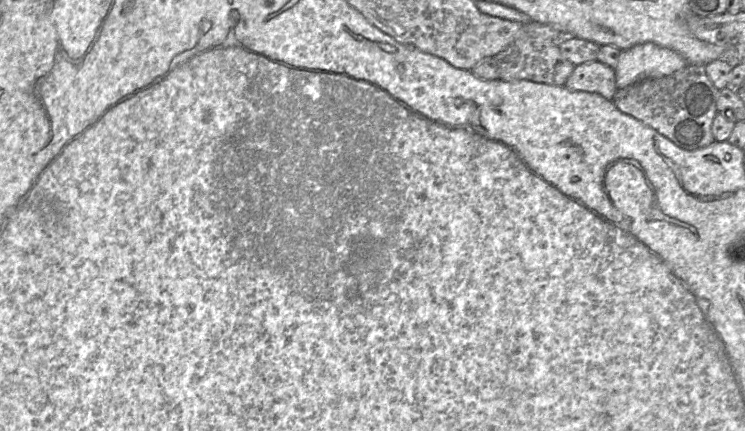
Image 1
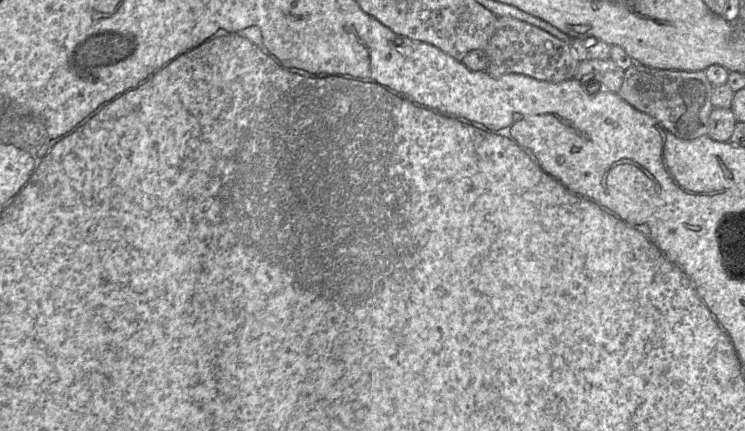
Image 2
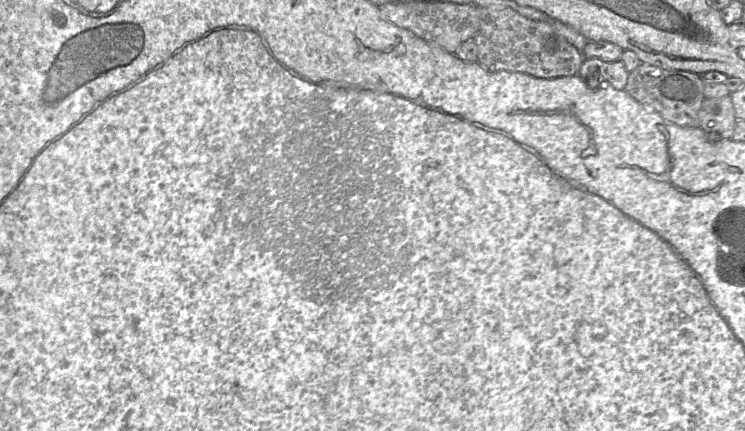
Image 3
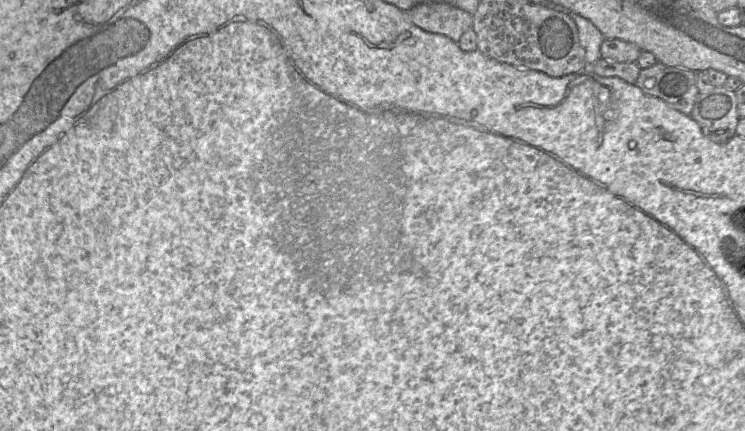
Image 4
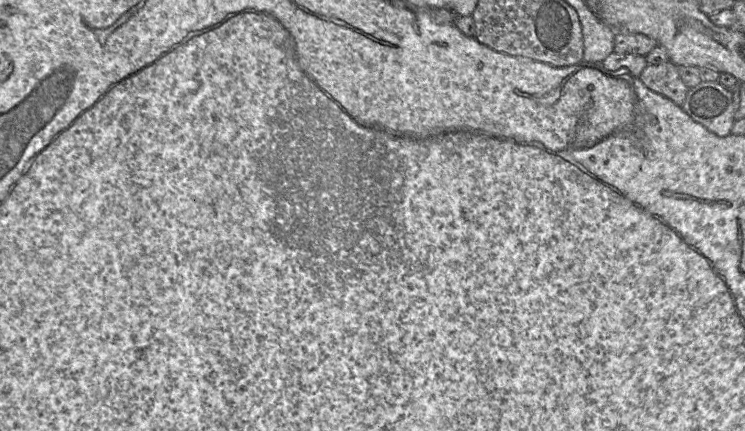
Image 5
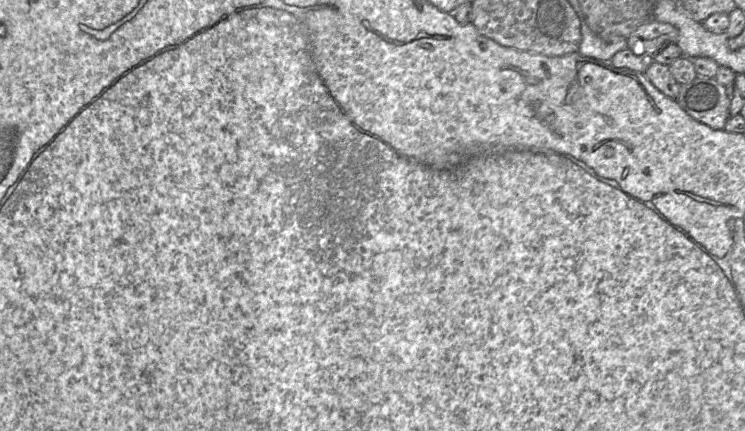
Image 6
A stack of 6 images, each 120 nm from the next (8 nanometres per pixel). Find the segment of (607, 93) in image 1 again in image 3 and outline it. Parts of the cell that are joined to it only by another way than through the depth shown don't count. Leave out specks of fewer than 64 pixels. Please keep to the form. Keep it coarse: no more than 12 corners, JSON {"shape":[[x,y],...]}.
{"shape":[[584,59],[577,76],[624,90],[629,72],[621,60]]}

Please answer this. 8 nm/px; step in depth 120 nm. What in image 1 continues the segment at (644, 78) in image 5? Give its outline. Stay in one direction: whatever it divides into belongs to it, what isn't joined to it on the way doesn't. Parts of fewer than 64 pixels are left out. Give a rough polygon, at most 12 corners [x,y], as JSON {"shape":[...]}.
{"shape":[[705,66],[618,89],[622,113],[685,150],[715,141]]}

